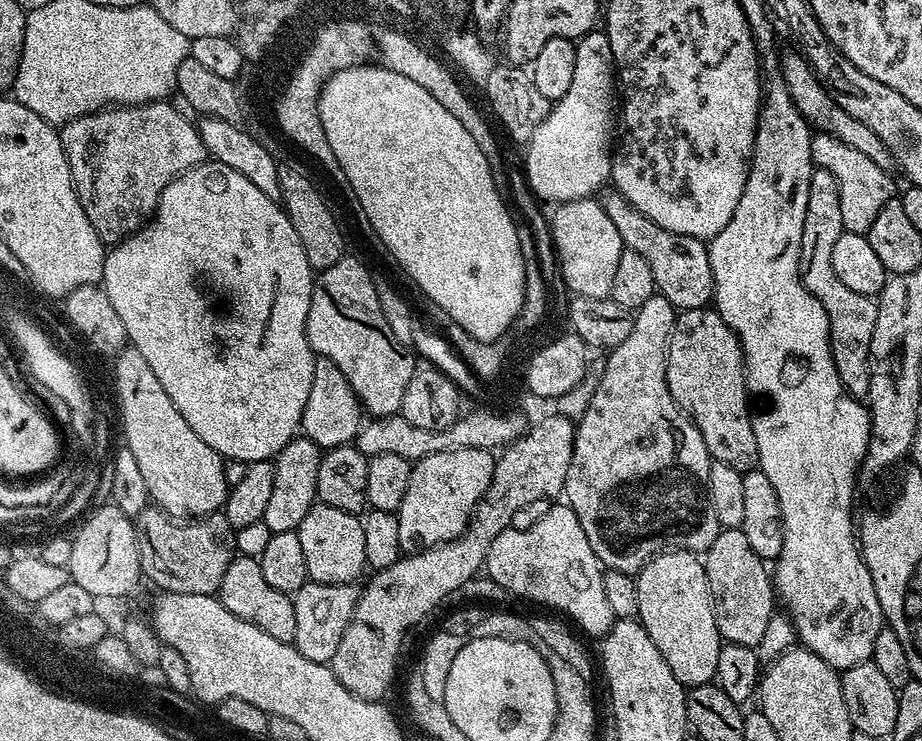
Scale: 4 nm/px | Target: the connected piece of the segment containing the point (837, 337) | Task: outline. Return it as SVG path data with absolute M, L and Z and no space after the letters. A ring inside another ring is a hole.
M816 168L810 178L810 198L806 198L806 222L802 222L802 250L800 251L800 280L822 302L830 322L830 342L834 366L842 386L857 398L867 397L870 386L870 338L874 335L874 318L878 318L876 300L863 296L838 279L832 255L834 242L844 233L842 198L834 174Z

